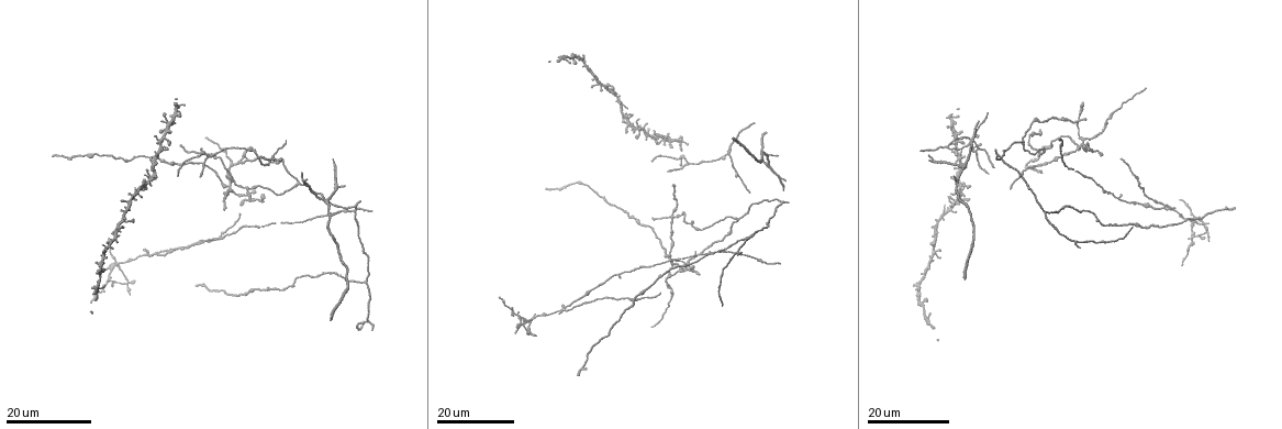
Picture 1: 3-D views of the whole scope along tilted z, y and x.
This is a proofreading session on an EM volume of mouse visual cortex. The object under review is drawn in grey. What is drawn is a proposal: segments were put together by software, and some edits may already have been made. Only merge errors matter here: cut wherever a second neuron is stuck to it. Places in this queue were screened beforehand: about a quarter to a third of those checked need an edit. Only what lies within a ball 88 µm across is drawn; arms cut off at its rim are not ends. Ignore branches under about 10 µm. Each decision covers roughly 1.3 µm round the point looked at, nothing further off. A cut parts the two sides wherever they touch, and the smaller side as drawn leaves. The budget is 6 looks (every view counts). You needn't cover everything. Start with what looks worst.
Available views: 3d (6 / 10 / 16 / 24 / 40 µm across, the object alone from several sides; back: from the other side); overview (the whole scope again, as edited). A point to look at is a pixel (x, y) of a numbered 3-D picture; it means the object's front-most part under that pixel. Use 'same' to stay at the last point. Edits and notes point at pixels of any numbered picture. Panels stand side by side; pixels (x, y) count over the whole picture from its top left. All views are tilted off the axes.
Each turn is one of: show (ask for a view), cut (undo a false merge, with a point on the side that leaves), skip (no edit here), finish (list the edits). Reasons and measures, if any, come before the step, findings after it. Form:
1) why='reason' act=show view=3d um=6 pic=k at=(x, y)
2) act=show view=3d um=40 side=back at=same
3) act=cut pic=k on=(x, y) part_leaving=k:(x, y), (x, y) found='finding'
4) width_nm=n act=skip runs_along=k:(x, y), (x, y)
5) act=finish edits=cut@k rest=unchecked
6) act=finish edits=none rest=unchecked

why='four-way junction' act=show view=3d um=24 pic=1 at=(565, 308)

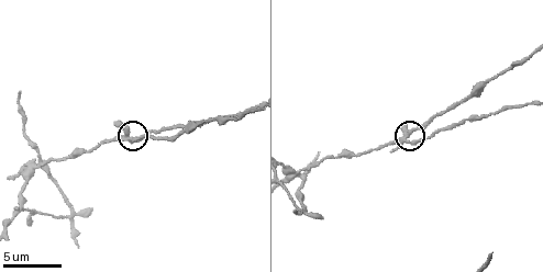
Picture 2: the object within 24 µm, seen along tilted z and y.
why='zoom in' act=show view=3d um=6 pic=2 at=(407, 135)

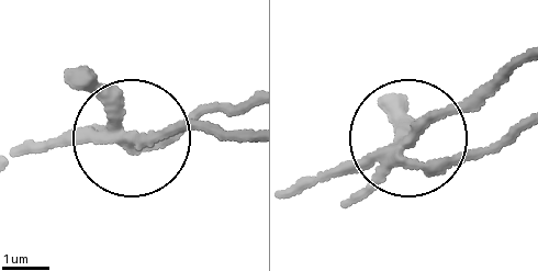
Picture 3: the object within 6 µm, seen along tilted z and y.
act=cut pic=3 on=(89, 74) found='a second neuron is stuck on'

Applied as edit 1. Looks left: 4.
why='a fork' act=show view=3d um=24 pic=1 at=(1024, 139)

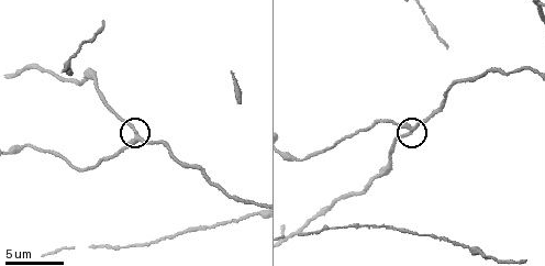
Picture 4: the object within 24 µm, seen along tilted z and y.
act=show view=3d um=6 pic=4 at=(412, 129)

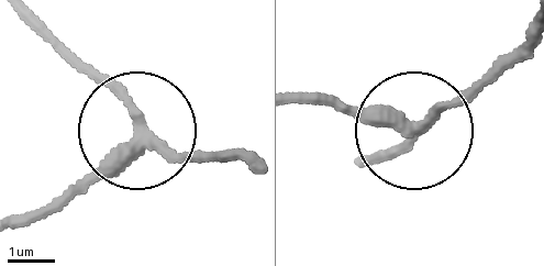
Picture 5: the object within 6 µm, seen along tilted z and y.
arms=3 act=skip runs_along=5:(141, 122), (180, 153), (218, 157) found='all the same neuron'

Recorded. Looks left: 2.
why='sudden change in width' act=show view=3d um=16 pic=1 at=(221, 149)

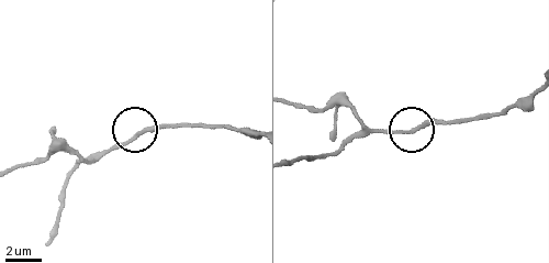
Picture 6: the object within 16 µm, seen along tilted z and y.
act=show view=3d um=6 pic=6 at=(136, 137)

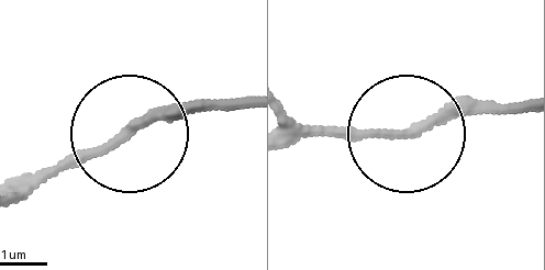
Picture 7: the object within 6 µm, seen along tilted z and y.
act=skip found='one neuron here'

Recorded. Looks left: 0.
act=finish edits=cut@3 rest=unchecked

